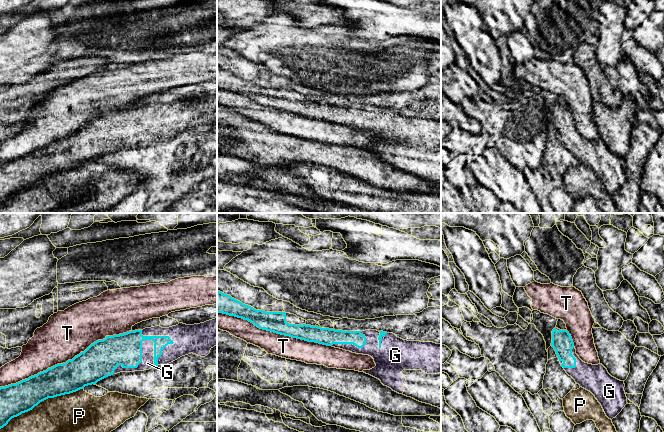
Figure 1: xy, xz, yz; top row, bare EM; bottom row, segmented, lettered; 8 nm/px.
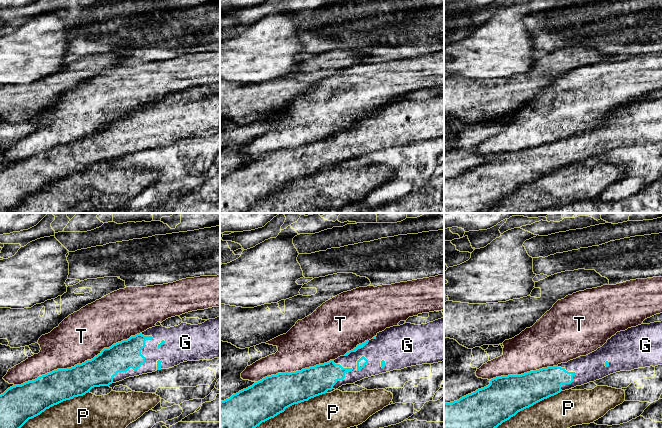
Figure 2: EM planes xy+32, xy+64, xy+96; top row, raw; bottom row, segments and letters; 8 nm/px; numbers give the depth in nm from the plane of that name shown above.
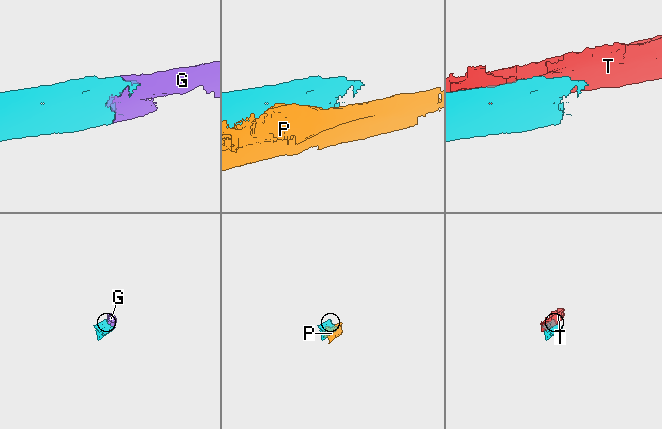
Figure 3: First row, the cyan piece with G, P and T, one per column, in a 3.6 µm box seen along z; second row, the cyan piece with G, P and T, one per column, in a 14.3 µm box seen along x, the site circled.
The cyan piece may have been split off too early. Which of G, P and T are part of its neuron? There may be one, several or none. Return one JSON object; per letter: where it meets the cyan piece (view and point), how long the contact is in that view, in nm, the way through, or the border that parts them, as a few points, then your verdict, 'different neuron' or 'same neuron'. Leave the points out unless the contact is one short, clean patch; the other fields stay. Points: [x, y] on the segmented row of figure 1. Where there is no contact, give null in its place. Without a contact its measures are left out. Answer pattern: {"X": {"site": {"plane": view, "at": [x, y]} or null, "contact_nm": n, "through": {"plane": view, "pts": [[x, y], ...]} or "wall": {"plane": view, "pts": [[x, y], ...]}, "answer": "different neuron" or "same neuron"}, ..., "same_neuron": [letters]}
{"G": {"site": {"plane": "xy", "at": [141, 361]}, "contact_nm": 420, "answer": "same neuron"}, "P": {"site": {"plane": "xy", "at": [41, 401]}, "contact_nm": 750, "answer": "different neuron"}, "T": {"site": {"plane": "xy", "at": [66, 362]}, "contact_nm": 1150, "answer": "different neuron"}, "same_neuron": ["G"]}

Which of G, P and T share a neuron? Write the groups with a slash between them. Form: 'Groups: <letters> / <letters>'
Groups: G / P / T

